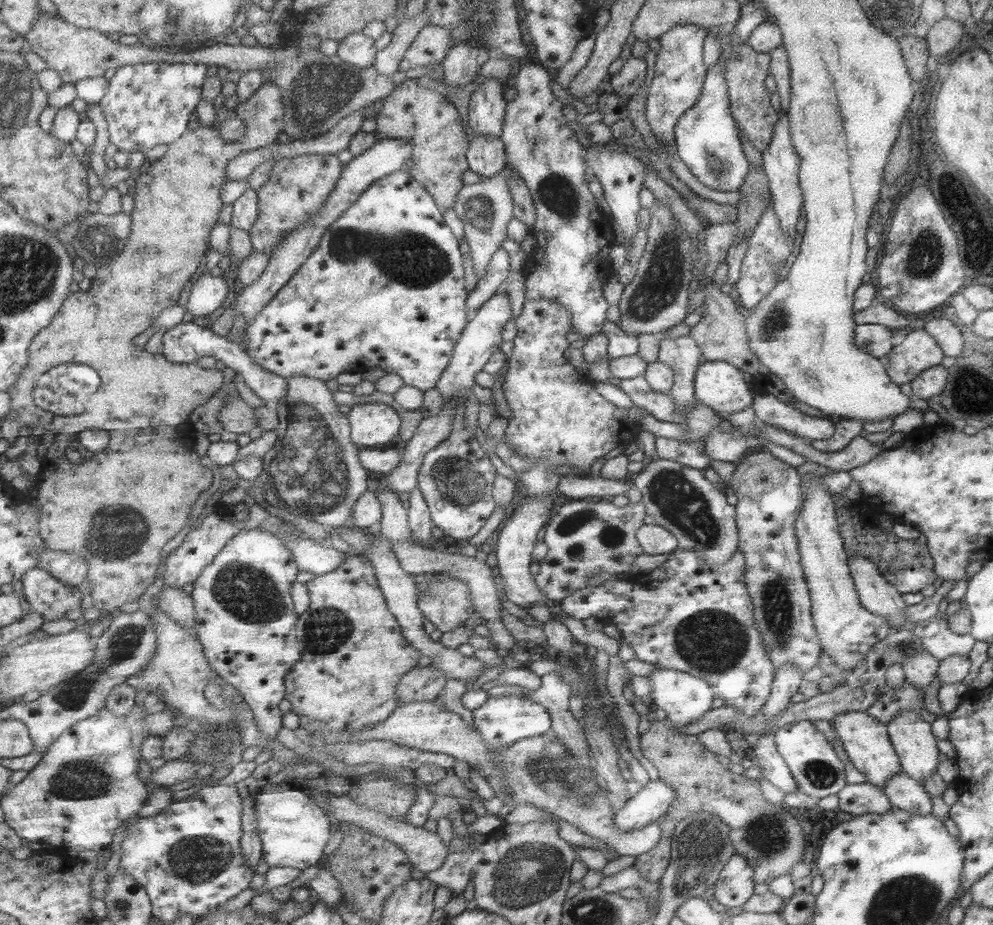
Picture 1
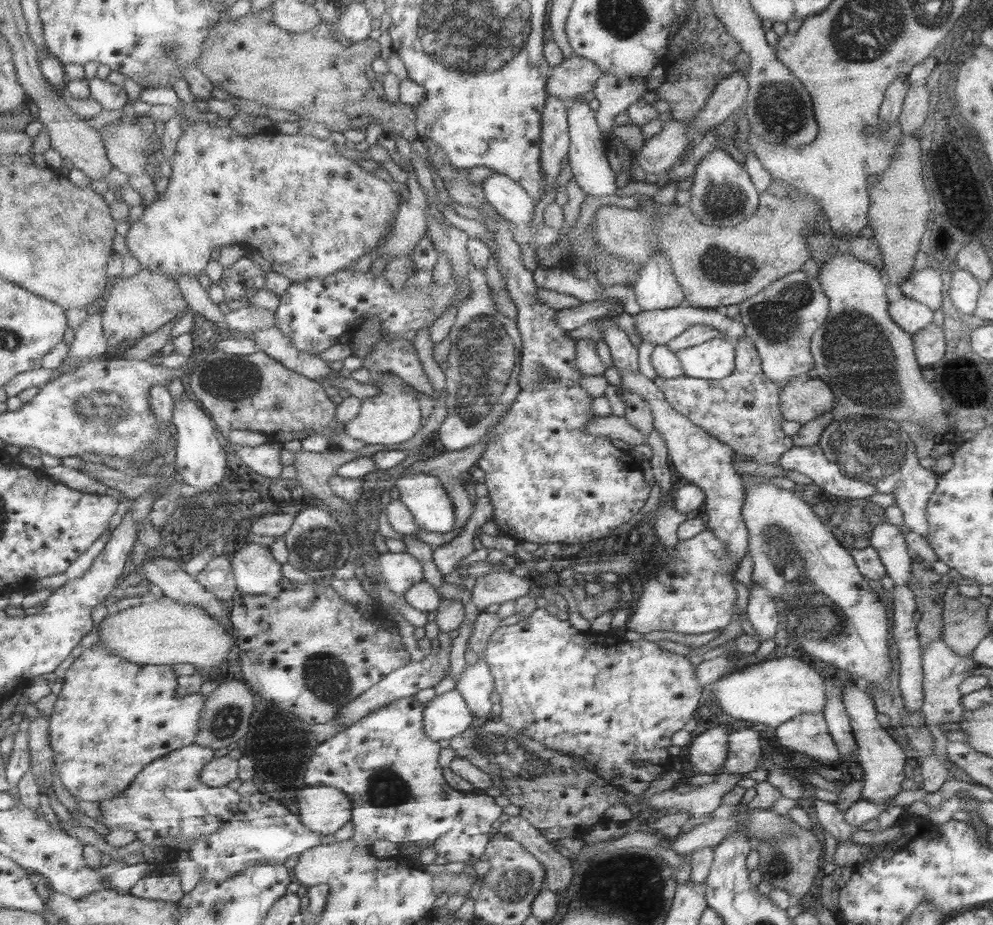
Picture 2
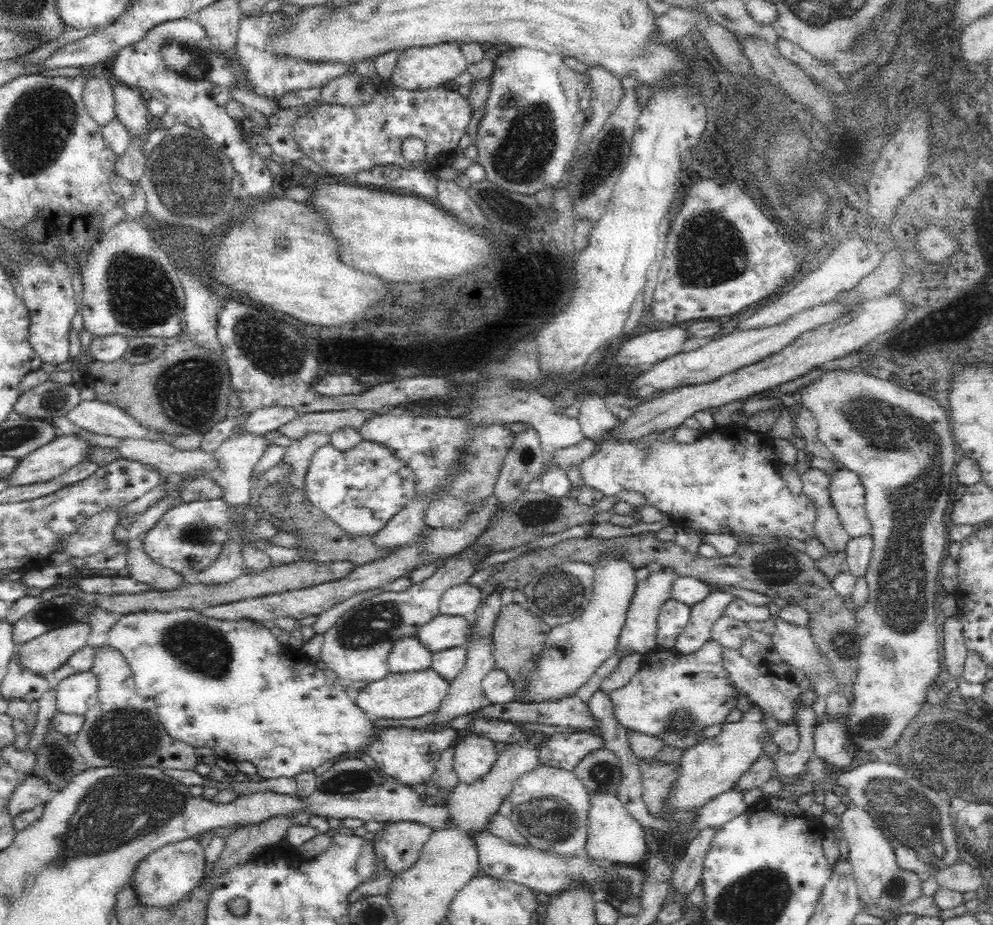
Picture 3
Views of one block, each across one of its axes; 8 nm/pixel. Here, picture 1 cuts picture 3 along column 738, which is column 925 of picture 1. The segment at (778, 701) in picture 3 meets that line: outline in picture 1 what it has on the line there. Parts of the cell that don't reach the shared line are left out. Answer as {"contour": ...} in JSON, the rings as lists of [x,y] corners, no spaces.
{"contour":[[[925,650],[914,651],[902,664],[904,680],[925,691],[927,684],[936,676],[939,661]]]}

